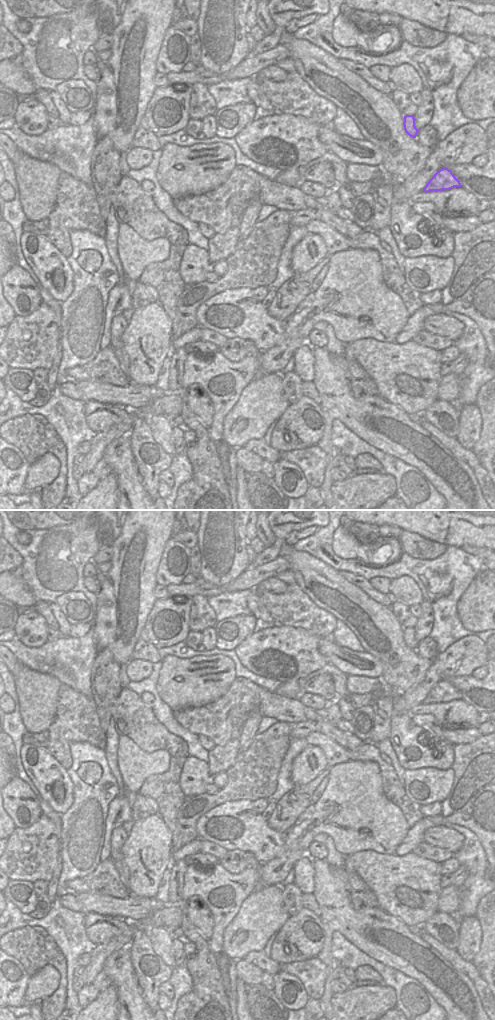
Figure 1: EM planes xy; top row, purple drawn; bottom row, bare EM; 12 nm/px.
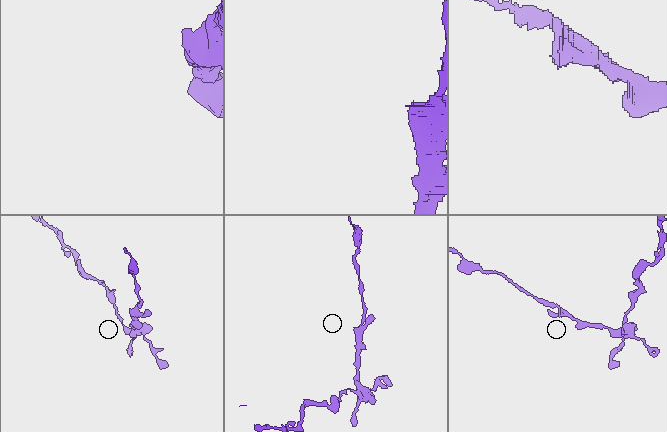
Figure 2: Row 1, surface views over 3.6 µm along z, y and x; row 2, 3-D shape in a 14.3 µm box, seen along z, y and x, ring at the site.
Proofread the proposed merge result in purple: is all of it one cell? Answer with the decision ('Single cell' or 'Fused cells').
Single cell.

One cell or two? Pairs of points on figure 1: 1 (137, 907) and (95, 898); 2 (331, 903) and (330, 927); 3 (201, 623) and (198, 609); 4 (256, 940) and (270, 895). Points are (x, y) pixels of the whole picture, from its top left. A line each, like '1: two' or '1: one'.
1: one
2: one
3: one
4: one

